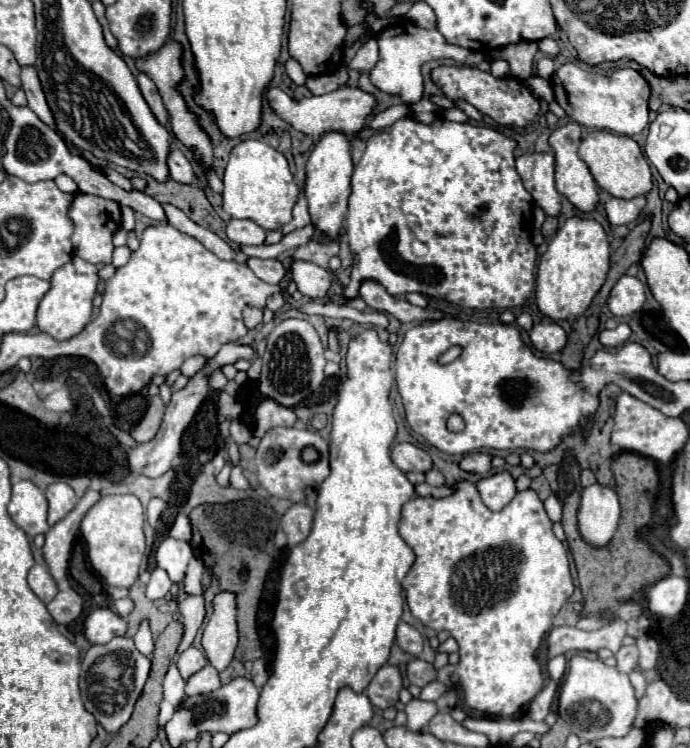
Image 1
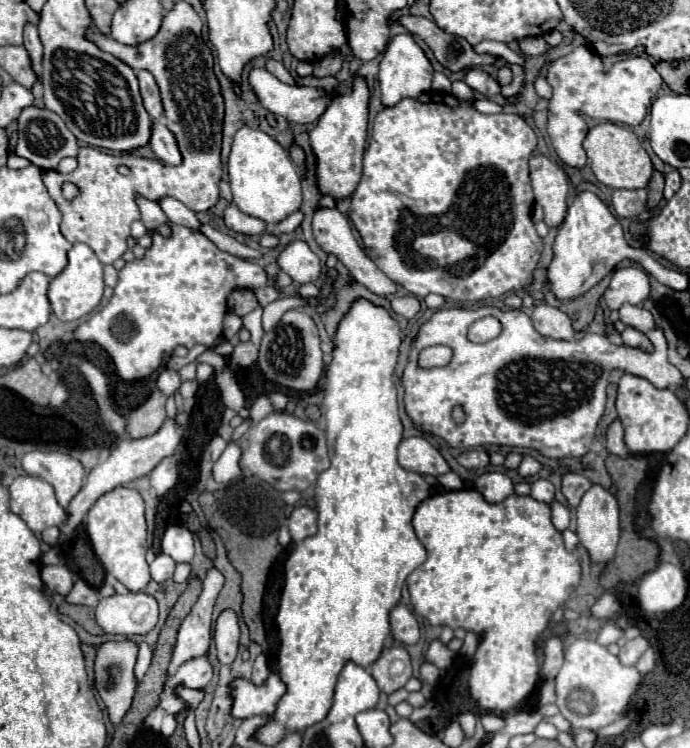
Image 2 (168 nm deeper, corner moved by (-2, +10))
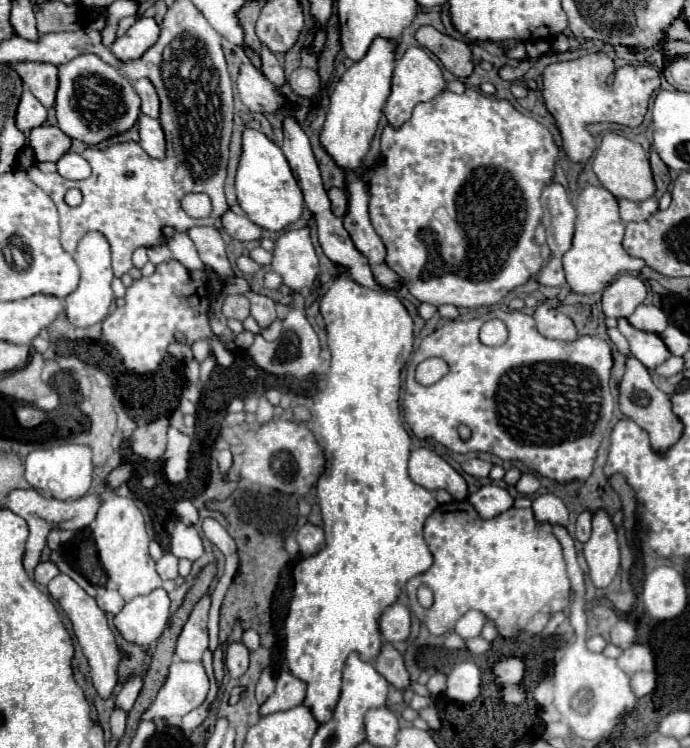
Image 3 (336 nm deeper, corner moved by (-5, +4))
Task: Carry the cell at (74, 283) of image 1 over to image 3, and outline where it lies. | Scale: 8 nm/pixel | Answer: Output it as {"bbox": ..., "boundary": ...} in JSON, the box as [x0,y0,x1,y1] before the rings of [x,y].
{"bbox":[66,232,114,328],"boundary":[[[88,232],[80,240],[80,244],[78,244],[74,260],[76,260],[78,268],[80,268],[80,284],[66,298],[66,316],[68,316],[68,320],[74,326],[86,328],[86,326],[102,322],[108,316],[110,304],[114,300],[114,292],[112,292],[114,272],[112,272],[112,264],[110,264],[110,244],[104,238],[104,234],[100,234],[100,232]]]}

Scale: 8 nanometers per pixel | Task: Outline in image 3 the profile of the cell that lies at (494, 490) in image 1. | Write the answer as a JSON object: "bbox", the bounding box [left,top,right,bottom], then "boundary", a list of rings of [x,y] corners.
{"bbox":[468,484,514,520],"boundary":[[[496,484],[482,486],[478,492],[470,494],[468,500],[484,520],[498,516],[500,512],[506,512],[508,508],[512,508],[512,502],[514,502],[512,496],[502,486],[496,486]]]}

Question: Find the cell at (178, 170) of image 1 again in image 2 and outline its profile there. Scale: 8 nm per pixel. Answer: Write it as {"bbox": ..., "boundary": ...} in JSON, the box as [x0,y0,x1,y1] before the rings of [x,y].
{"bbox":[151,120,181,166],"boundary":[[[157,120],[153,122],[153,132],[151,132],[151,150],[169,166],[179,166],[181,164],[181,152],[177,150],[177,140],[173,138],[173,132],[159,124]]]}

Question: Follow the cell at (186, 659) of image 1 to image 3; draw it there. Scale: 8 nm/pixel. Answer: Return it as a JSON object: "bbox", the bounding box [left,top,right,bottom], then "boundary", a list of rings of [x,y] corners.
{"bbox":[176,596,210,660],"boundary":[[[202,596],[178,636],[176,656],[180,660],[200,660],[204,650],[208,648],[208,630],[206,630],[208,610],[210,610],[210,596]]]}

